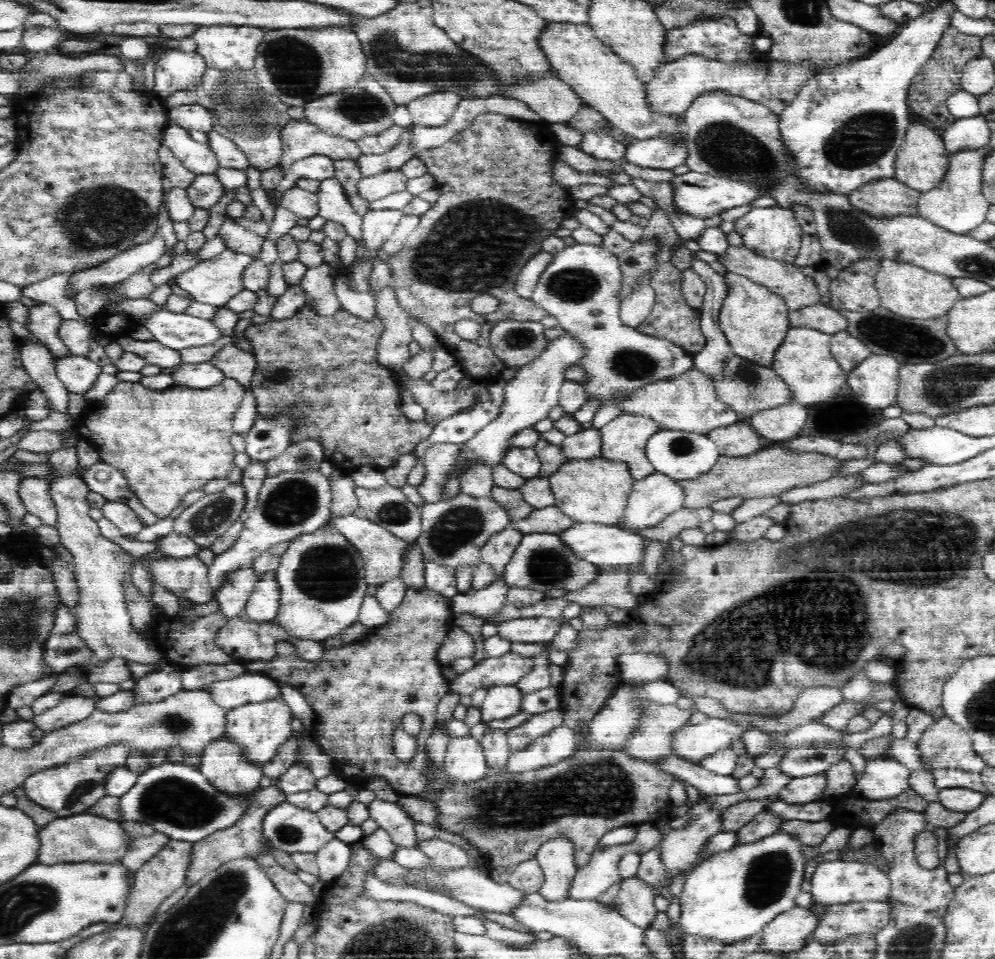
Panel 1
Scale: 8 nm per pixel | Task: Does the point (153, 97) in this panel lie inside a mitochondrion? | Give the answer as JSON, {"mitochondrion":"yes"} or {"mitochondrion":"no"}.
{"mitochondrion":"no"}

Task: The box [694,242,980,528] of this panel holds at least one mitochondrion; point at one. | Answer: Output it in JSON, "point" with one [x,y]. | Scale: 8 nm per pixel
{"point":[918,341]}

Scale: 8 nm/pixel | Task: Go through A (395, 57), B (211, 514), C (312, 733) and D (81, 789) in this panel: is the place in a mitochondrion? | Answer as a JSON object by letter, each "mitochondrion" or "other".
{"A":"mitochondrion","B":"mitochondrion","C":"other","D":"mitochondrion"}

